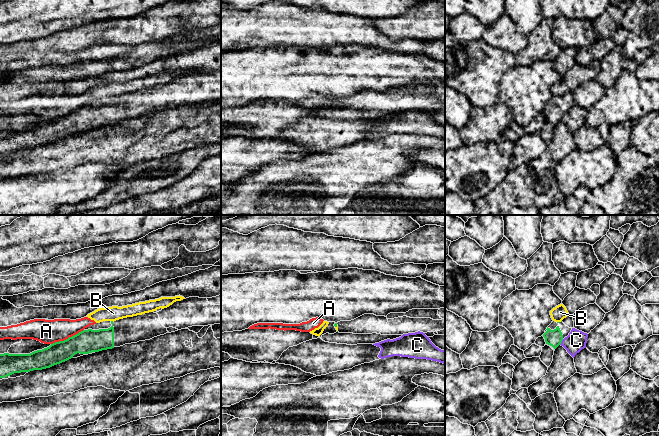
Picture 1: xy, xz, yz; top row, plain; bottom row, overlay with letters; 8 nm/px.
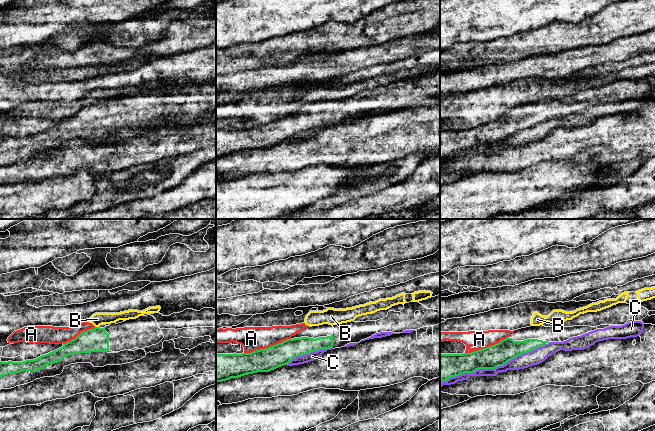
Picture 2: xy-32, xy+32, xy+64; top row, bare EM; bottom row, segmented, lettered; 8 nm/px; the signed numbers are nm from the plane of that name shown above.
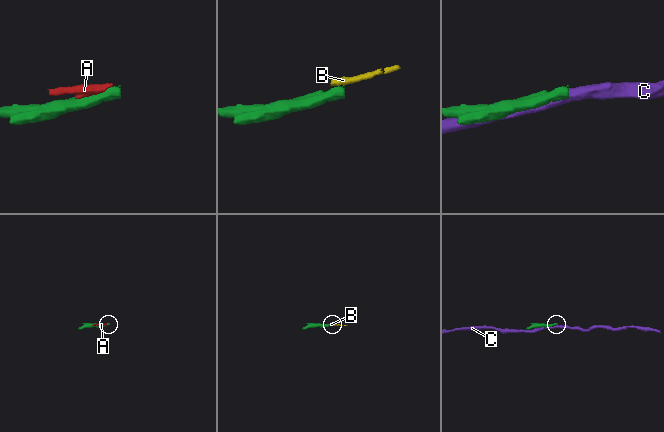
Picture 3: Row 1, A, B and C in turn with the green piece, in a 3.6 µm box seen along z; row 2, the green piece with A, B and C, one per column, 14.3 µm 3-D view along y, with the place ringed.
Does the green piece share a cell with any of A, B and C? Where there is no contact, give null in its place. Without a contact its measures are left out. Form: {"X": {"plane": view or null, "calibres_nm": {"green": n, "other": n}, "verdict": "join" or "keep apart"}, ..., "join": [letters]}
{"A": {"plane": "xy", "calibres_nm": {"green": 190, "other": 190}, "verdict": "keep apart"}, "B": {"plane": "xz", "calibres_nm": {"green": 20, "other": 20}, "verdict": "keep apart"}, "C": {"plane": "yz", "calibres_nm": {"green": 130, "other": 160}, "verdict": "keep apart"}, "join": []}

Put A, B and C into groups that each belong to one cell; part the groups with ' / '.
A B / C

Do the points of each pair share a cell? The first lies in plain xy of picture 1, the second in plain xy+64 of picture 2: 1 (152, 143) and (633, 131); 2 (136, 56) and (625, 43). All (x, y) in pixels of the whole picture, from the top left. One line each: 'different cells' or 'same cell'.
1: same cell
2: same cell

